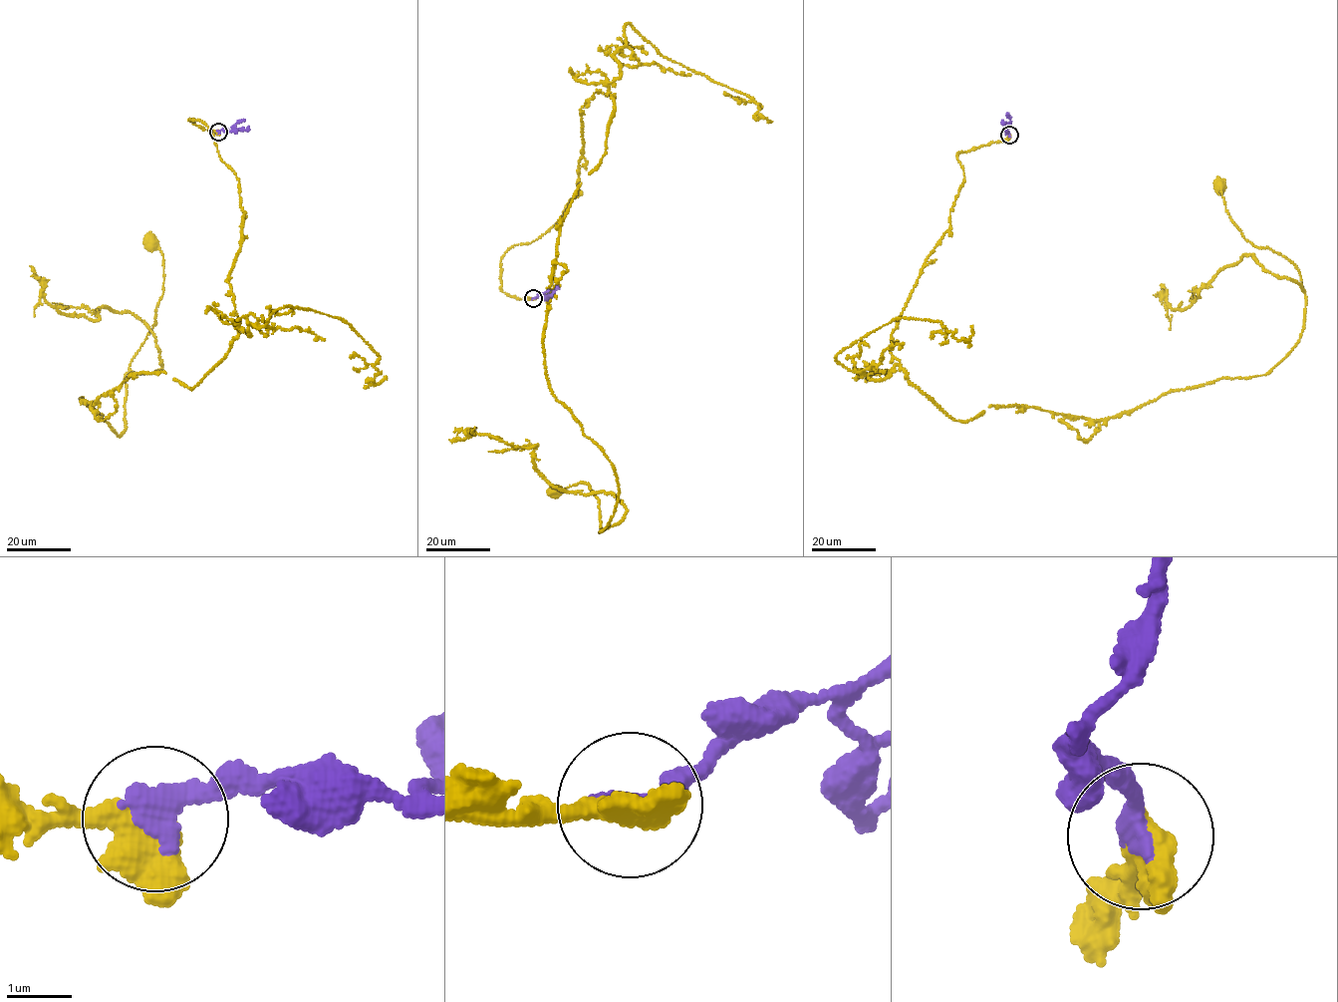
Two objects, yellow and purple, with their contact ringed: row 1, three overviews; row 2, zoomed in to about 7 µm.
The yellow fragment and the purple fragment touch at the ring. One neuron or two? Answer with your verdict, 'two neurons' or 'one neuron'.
one neuron

